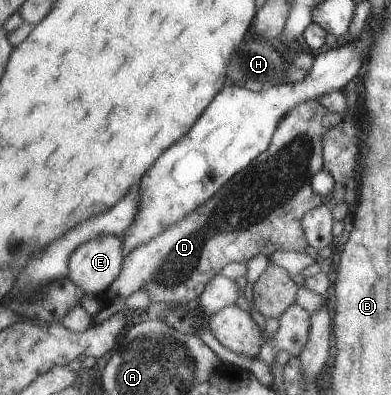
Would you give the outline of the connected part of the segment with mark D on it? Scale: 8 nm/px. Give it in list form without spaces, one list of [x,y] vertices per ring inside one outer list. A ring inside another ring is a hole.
[[[308,99],[290,109],[277,126],[271,145],[249,167],[237,173],[205,206],[198,207],[177,226],[170,227],[163,235],[129,254],[123,273],[119,274],[101,298],[104,308],[110,311],[117,309],[125,297],[139,290],[148,291],[151,303],[163,301],[169,306],[185,305],[193,299],[200,299],[210,281],[233,261],[249,261],[259,253],[270,257],[283,249],[307,251],[310,243],[302,226],[303,216],[314,207],[330,203],[328,197],[315,193],[311,177],[324,169],[325,134],[342,121],[343,114],[327,109],[319,100]]]

